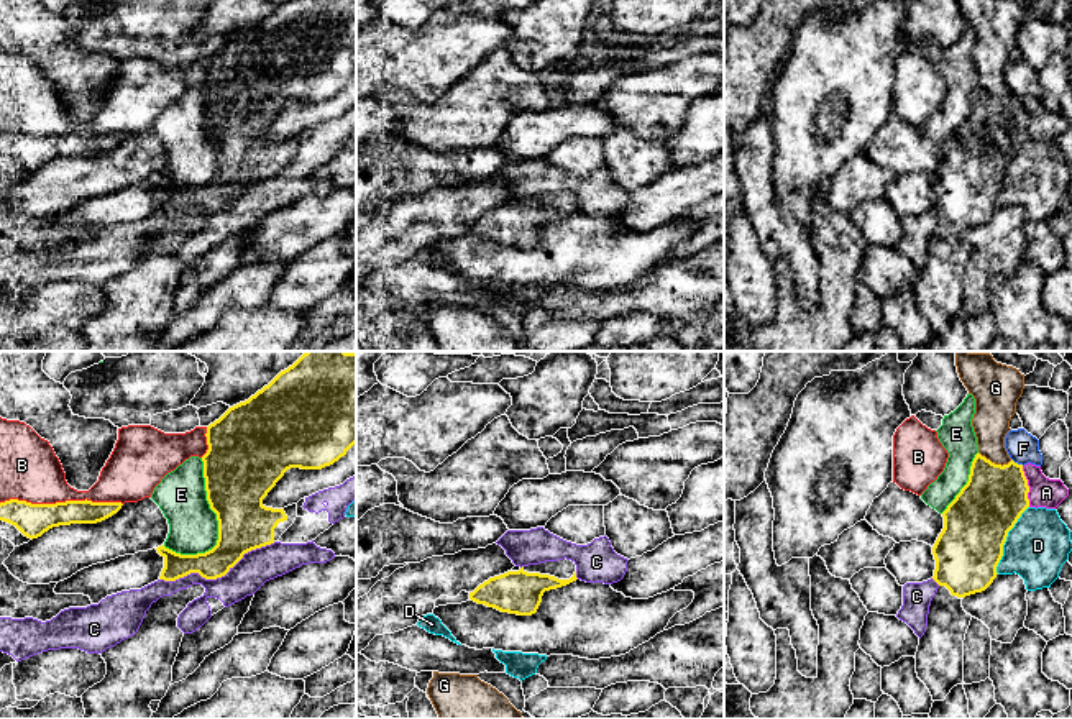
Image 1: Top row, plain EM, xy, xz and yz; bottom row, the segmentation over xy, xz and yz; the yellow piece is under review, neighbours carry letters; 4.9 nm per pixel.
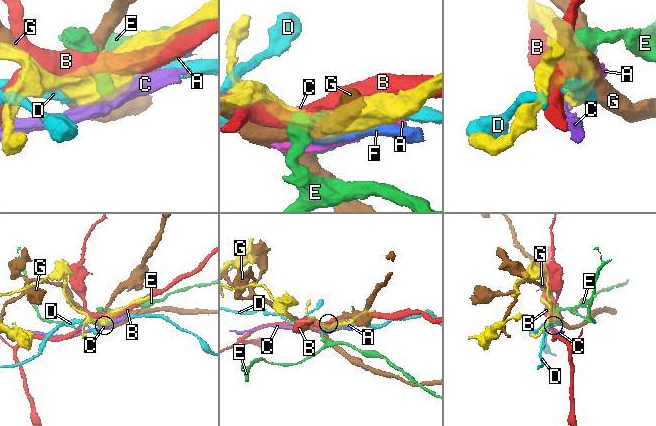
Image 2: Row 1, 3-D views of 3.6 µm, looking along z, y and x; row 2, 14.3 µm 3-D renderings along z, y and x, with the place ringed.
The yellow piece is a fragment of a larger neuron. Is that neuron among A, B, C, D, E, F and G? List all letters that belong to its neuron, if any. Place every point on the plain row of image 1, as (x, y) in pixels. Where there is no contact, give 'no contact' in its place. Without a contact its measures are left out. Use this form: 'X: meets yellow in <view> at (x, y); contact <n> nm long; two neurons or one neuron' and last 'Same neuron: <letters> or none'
A: meets yellow in yz at (1028, 119); contact 200 nm long; two neurons
B: meets yellow in xy at (61, 135); contact 600 nm long; two neurons
C: meets yellow in xy at (217, 209); contact 600 nm long; two neurons
D: meets yellow in yz at (1005, 173); contact 360 nm long; two neurons
E: meets yellow in xy at (217, 151); contact 500 nm long; two neurons
F: meets yellow in yz at (1017, 96); contact 70 nm long; two neurons
G: meets yellow in yz at (994, 96); contact 170 nm long; two neurons
Same neuron: none

